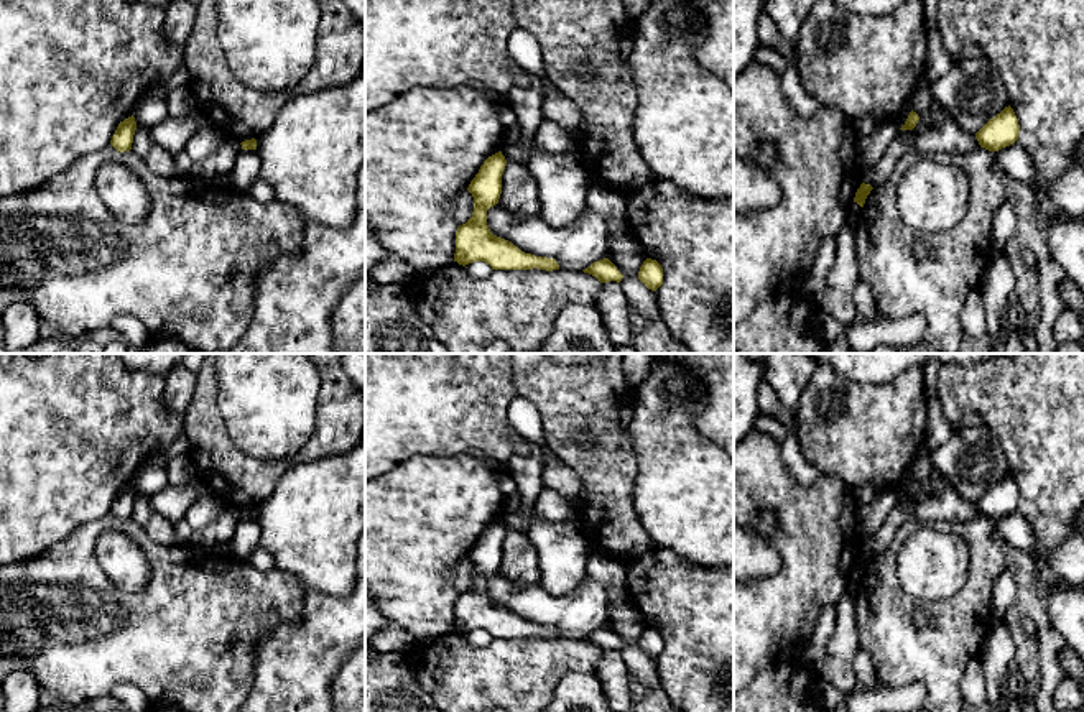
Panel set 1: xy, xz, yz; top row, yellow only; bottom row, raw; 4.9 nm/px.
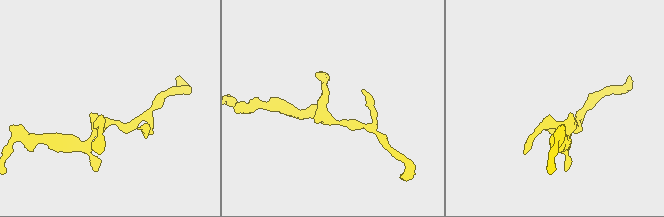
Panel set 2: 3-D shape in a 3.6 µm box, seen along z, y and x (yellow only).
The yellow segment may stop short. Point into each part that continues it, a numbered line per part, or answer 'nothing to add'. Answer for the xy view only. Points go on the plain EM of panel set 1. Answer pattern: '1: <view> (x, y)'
nothing to add

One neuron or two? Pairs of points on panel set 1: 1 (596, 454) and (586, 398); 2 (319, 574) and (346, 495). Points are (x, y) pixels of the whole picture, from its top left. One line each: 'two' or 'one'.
1: one
2: one

